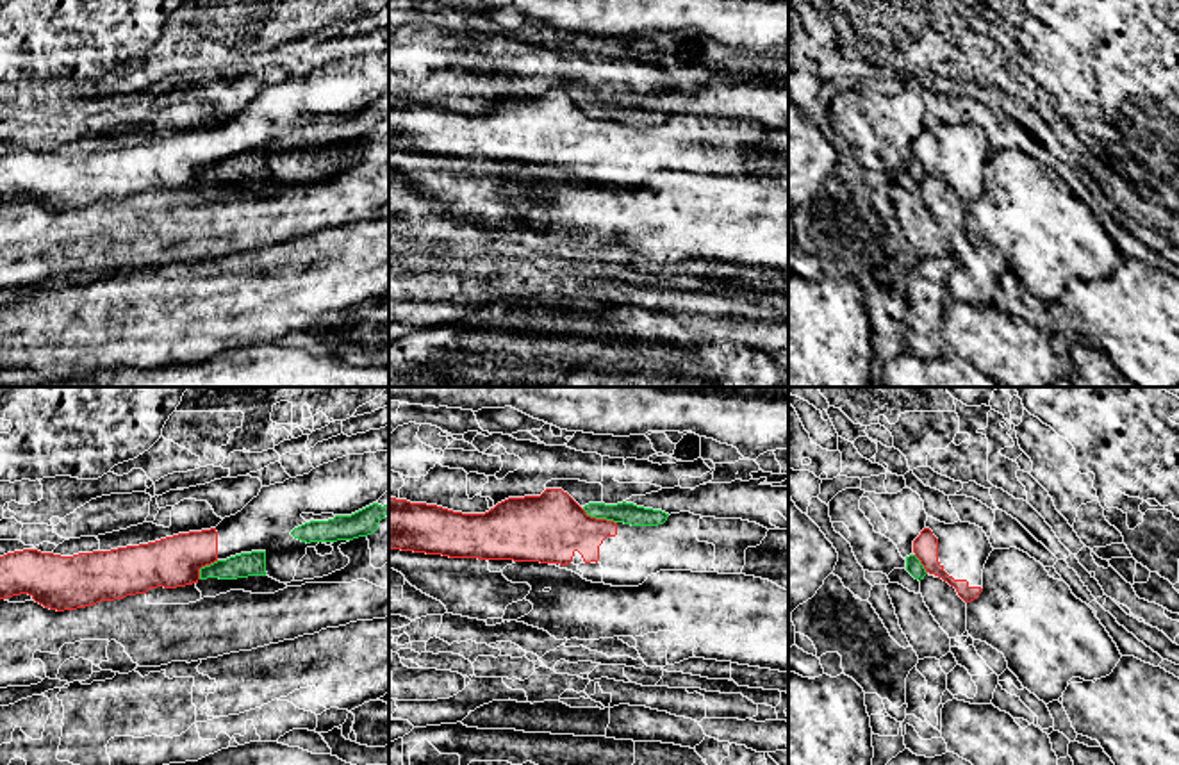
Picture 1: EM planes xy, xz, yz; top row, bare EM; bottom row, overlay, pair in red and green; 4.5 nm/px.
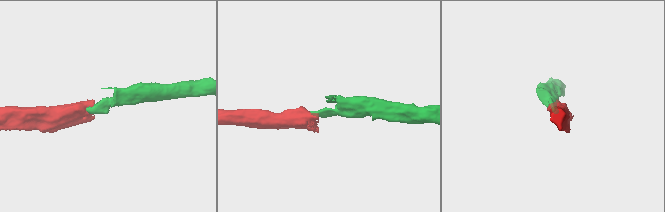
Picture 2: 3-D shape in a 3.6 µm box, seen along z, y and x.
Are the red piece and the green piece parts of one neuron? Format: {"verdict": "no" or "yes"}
{"verdict": "no"}

